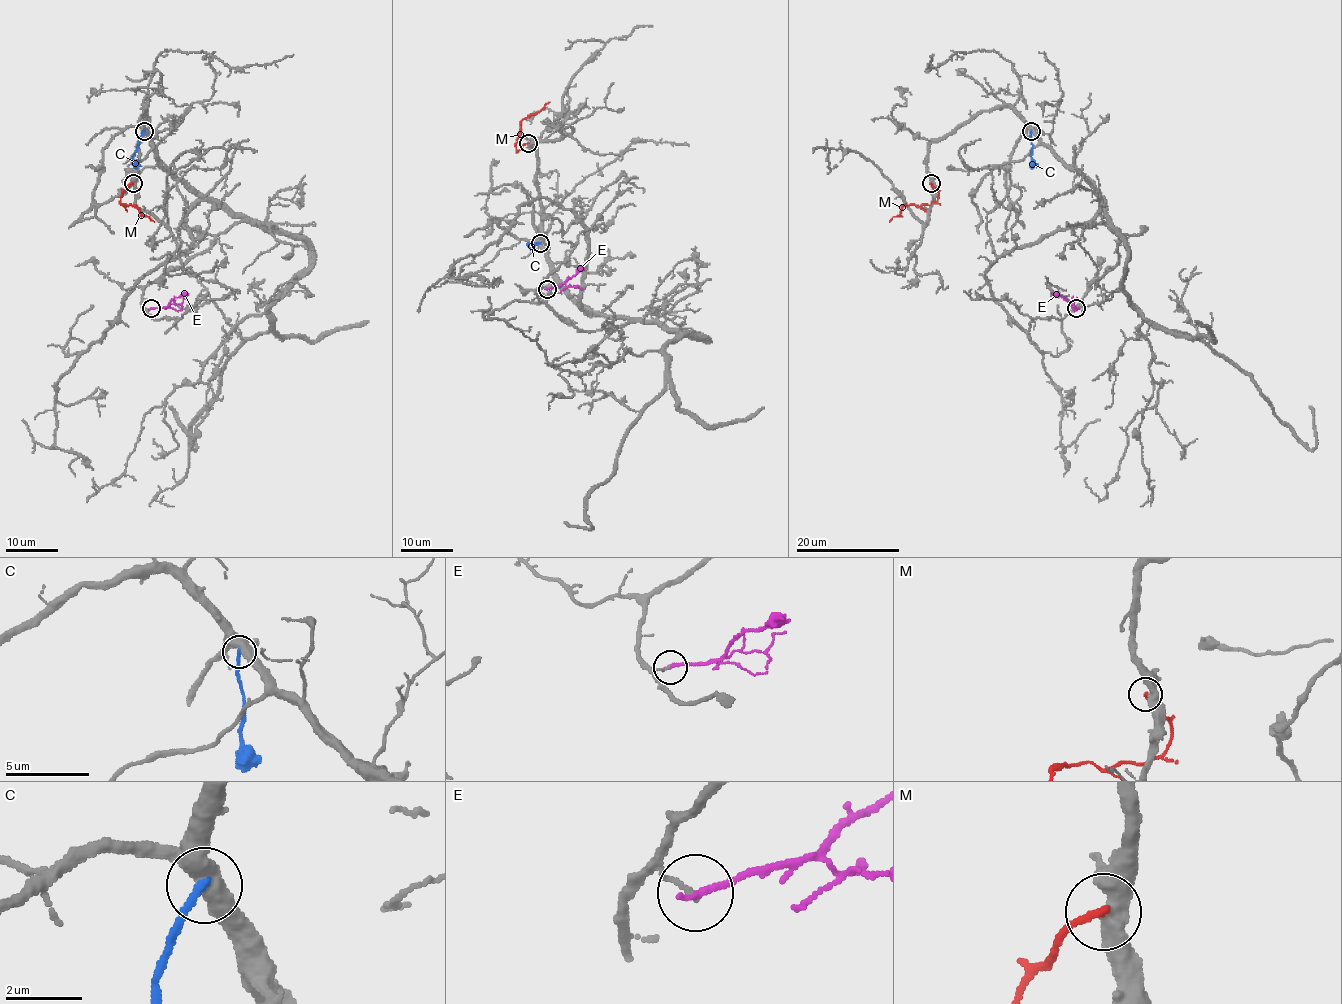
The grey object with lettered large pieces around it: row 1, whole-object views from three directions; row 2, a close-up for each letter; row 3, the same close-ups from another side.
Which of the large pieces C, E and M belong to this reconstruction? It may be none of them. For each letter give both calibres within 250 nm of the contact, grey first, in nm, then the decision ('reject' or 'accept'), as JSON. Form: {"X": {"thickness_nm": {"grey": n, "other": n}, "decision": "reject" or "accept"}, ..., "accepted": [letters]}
{"C": {"thickness_nm": {"grey": 550, "other": 220}, "decision": "reject"}, "E": {"thickness_nm": {"grey": 120, "other": 200}, "decision": "reject"}, "M": {"thickness_nm": {"grey": 500, "other": 180}, "decision": "reject"}, "accepted": []}

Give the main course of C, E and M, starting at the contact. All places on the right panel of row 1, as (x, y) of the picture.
C: (1031, 131), (1032, 168)
E: (1076, 309), (1065, 297), (1052, 293)
M: (931, 183), (939, 193), (937, 200), (919, 206), (905, 205), (889, 222)

